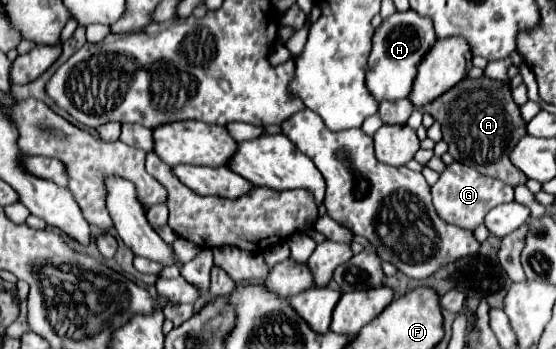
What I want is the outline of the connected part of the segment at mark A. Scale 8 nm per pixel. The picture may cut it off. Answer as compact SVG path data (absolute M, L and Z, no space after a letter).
M486 76L476 80L464 78L452 90L444 92L434 102L424 104L420 110L428 112L436 122L440 122L444 142L448 144L448 152L454 160L464 162L474 170L498 178L510 186L518 186L528 180L518 174L508 158L512 146L526 134L526 122L520 118L520 110L512 102L508 86L502 86Z

